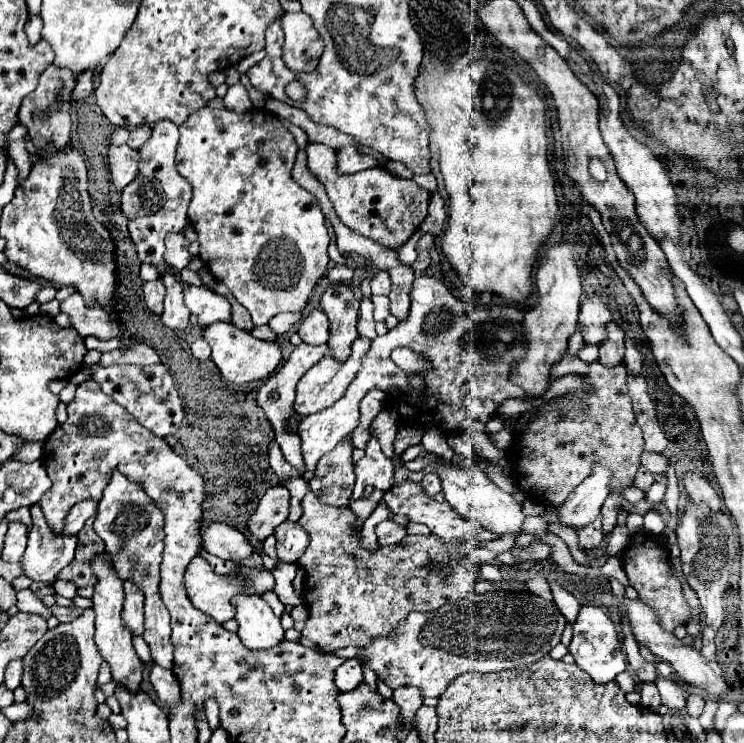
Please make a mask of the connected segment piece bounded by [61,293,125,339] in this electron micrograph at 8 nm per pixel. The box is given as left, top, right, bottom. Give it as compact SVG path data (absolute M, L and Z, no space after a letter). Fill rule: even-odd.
M73 293L61 303L61 313L69 315L71 325L81 337L93 335L97 339L111 339L117 335L125 335L125 329L121 329L119 323L109 321L111 315L105 313L101 307L85 307L85 301L79 293Z

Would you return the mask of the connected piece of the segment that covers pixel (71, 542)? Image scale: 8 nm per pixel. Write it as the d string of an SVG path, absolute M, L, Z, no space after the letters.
M39 503L31 505L31 515L33 529L29 533L27 549L21 557L21 569L23 575L29 577L31 581L53 585L57 573L73 561L77 539L75 537L55 539L55 535L49 531L45 523Z

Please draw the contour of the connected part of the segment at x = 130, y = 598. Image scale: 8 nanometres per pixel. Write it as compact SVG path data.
M125 581L123 587L125 587L125 603L121 613L123 623L131 635L143 635L143 593L131 581Z

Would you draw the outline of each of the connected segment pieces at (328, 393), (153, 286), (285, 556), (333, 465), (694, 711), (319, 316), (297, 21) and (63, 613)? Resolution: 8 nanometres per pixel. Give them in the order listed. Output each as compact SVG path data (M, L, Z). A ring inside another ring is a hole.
M357 337L355 343L353 343L351 357L345 363L337 363L331 357L323 357L315 367L311 367L307 371L307 375L301 377L301 381L297 385L297 397L295 397L295 403L293 403L293 411L297 415L311 415L311 413L319 413L319 411L331 407L335 401L339 401L345 395L345 391L347 391L349 383L353 381L353 377L357 375L363 357L369 351L369 343L371 341L365 339L365 337Z
M161 279L143 283L143 295L145 295L145 303L149 311L153 311L155 315L161 315L163 299L165 299L165 285L161 283Z
M285 521L275 529L277 537L277 561L281 563L297 563L307 547L307 532L297 523Z
M351 435L341 439L333 451L323 455L317 463L315 477L309 481L311 491L327 505L349 505L355 473L353 473L353 443Z
M689 695L687 697L687 713L689 715L699 717L703 713L703 705L705 705L705 701L703 701L701 695Z
M315 309L299 325L299 335L309 345L323 345L329 339L329 321L321 309Z
M285 13L281 17L281 23L285 31L283 55L287 67L295 73L315 71L321 59L323 43L321 35L317 35L317 29L313 27L313 19L309 19L305 13Z
M53 605L51 607L51 613L61 621L61 623L69 623L69 621L73 621L73 619L77 619L81 613L83 613L83 609L79 609L79 607L59 607L59 605Z

